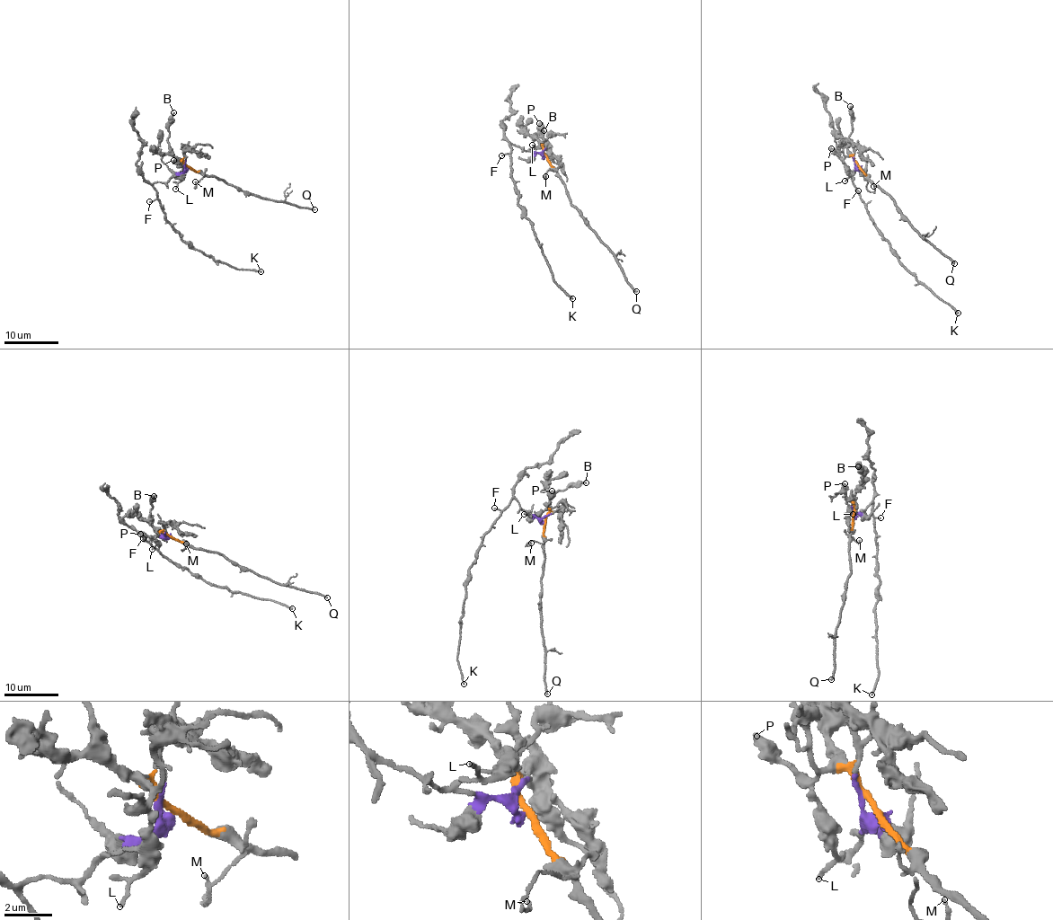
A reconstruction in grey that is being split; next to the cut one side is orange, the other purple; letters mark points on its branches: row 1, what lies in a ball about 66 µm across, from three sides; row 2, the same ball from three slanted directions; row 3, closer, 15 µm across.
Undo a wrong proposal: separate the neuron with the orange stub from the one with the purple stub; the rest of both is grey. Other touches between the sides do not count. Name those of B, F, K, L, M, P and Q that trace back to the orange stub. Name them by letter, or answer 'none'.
B, L, M, P, Q

